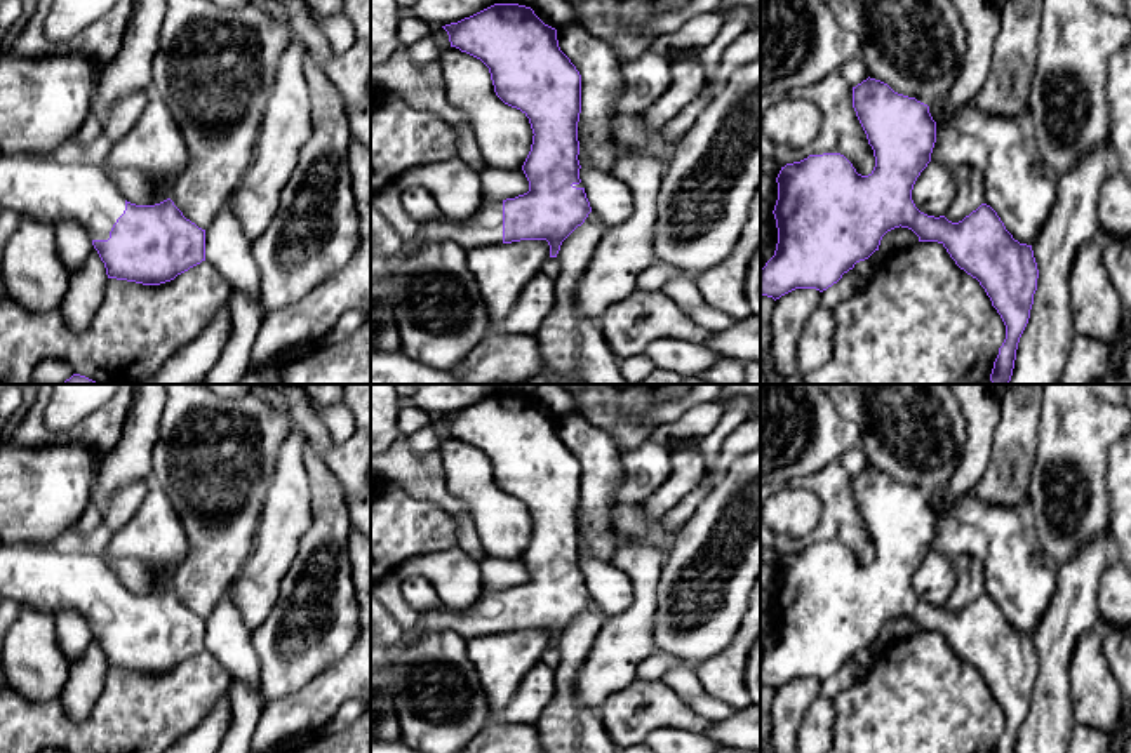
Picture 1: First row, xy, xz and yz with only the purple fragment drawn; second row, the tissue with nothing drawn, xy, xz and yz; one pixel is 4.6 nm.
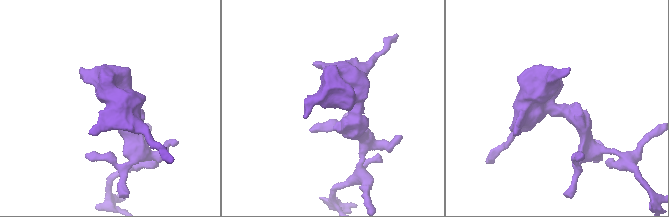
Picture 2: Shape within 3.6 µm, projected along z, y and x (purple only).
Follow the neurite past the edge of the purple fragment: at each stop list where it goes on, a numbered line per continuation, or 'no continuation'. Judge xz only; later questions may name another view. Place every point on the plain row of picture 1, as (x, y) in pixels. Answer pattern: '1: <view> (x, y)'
1: xz (484, 616)

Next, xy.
1: xy (35, 576)

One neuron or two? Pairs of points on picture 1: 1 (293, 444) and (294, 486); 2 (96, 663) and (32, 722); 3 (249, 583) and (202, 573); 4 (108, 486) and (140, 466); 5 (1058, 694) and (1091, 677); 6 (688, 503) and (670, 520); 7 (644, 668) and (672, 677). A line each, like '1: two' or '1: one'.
1: one
2: two
3: two
4: one
5: two
6: one
7: two

